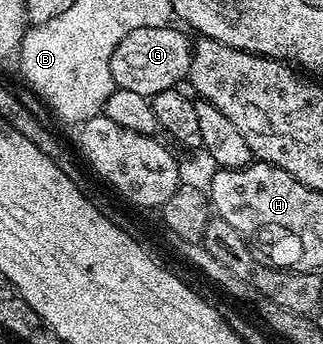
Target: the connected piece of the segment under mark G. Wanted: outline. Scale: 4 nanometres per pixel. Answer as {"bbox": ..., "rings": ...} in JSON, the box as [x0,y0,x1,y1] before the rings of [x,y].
{"bbox":[110,26,192,97],"rings":[[[173,26],[130,30],[118,42],[112,55],[110,70],[117,88],[134,90],[134,94],[151,97],[162,90],[177,87],[187,77],[192,61],[192,44]]]}

